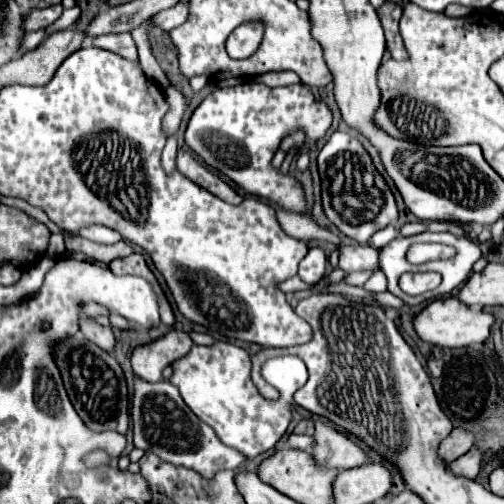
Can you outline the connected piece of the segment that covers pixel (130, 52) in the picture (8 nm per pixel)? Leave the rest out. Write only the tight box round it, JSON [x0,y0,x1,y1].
[92,33,138,61]

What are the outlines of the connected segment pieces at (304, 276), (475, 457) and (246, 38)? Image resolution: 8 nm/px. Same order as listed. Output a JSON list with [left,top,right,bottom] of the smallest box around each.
[[298,251,326,285],[450,447,482,479],[225,23,262,59]]

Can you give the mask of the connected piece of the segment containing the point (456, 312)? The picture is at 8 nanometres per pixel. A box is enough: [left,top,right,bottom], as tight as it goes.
[414,297,496,347]

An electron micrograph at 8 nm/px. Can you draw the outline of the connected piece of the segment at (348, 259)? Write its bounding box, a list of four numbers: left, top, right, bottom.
[340,245,378,273]

